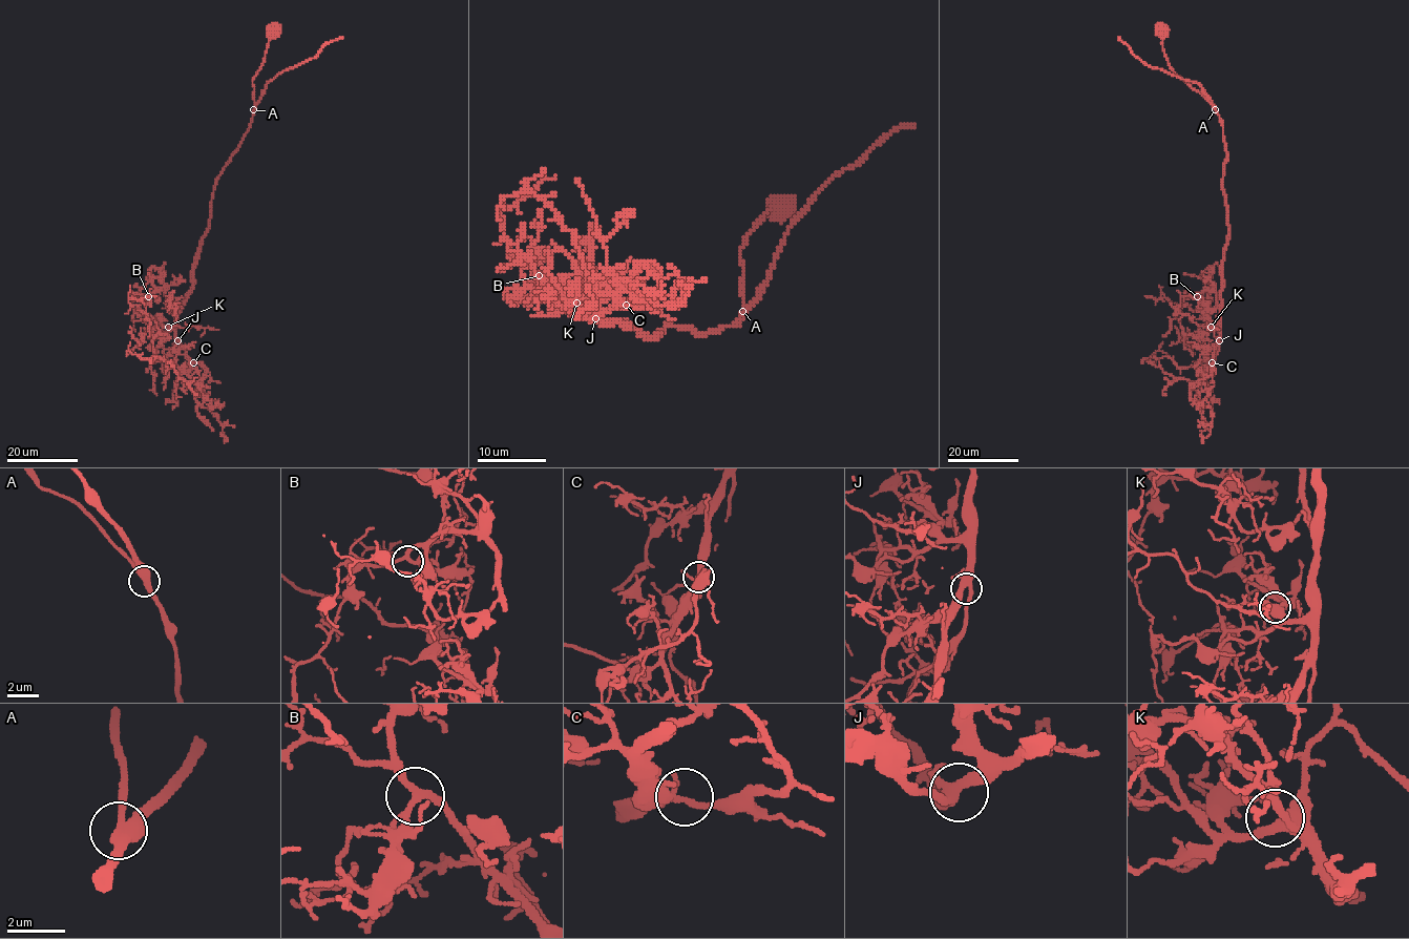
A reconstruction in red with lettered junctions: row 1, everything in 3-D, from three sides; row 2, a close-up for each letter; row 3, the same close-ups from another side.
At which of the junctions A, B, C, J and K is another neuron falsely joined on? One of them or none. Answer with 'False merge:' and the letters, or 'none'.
False merge: none

